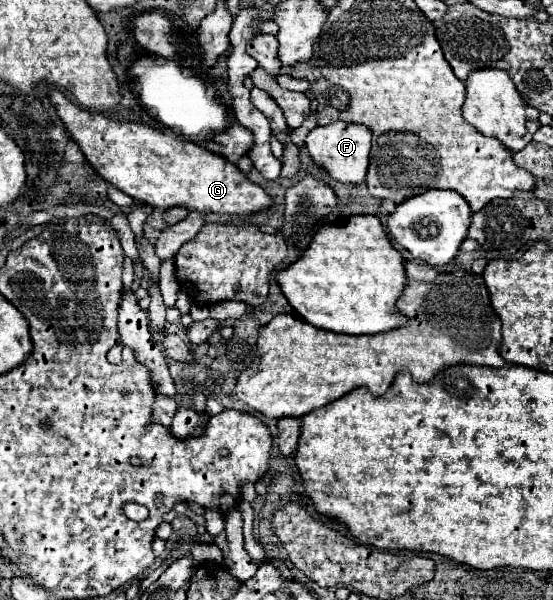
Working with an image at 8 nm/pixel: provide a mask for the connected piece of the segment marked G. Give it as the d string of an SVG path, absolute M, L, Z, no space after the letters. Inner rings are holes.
M47 89L49 101L55 105L55 111L63 125L67 127L71 139L79 145L81 153L85 155L87 163L93 167L93 171L103 177L107 183L115 185L119 191L127 193L135 201L159 207L159 209L169 209L169 207L187 207L191 211L211 211L211 213L225 213L225 215L249 215L253 211L269 207L273 201L271 197L255 183L251 183L233 163L223 159L221 155L215 155L193 141L183 141L177 137L171 137L163 131L157 131L145 123L137 121L117 121L111 117L105 117L103 113L89 111L81 105L71 103L61 91Z

